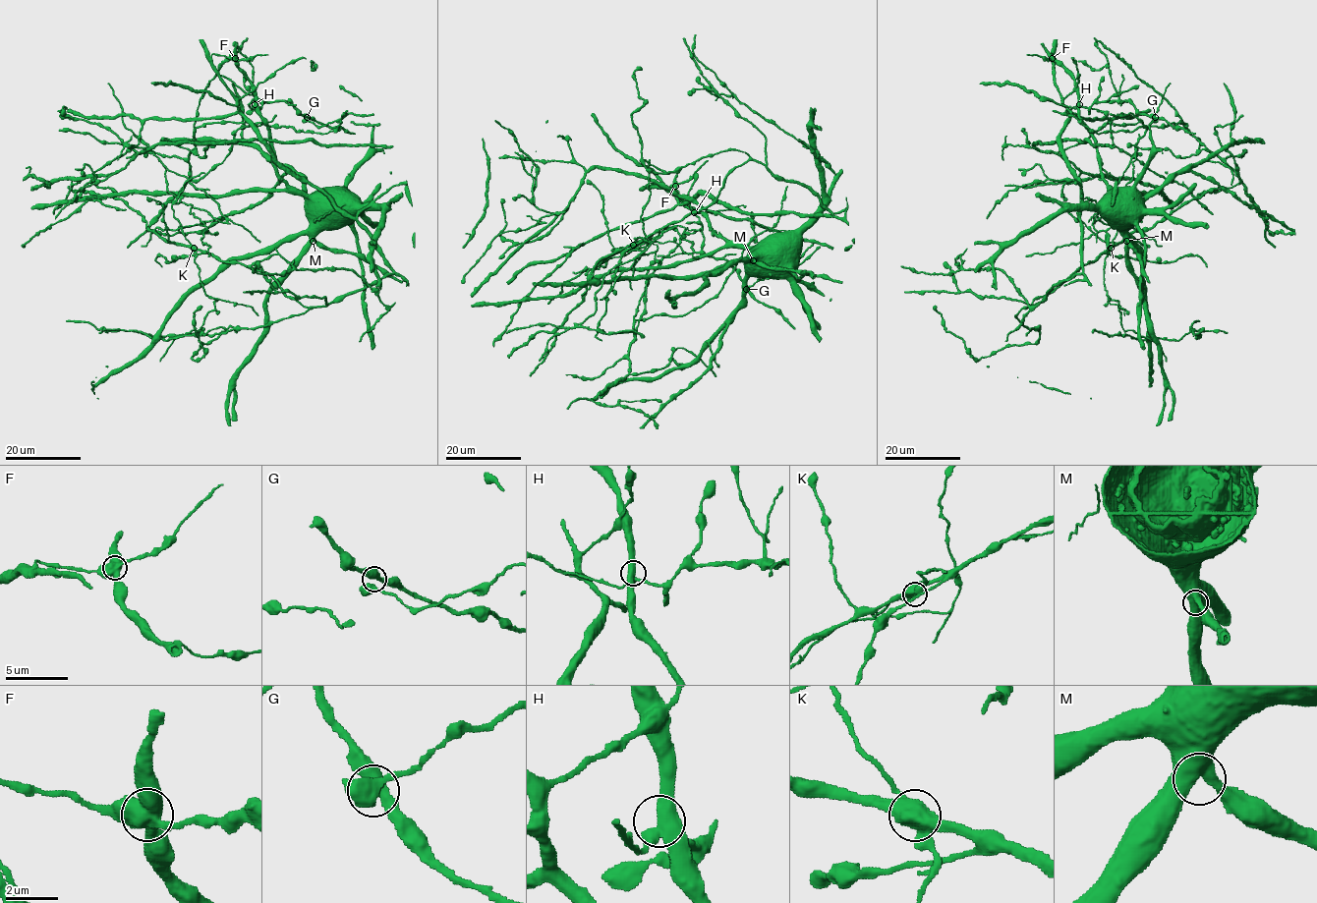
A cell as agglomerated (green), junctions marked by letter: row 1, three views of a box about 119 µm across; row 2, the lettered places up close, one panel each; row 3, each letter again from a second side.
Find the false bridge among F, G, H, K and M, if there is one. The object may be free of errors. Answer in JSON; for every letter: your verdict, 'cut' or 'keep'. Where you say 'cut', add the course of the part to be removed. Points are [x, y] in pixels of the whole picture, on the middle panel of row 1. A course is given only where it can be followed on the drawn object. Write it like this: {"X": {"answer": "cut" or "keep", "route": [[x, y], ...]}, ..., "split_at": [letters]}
{"F": {"answer": "keep"}, "G": {"answer": "keep"}, "H": {"answer": "keep"}, "K": {"answer": "cut", "route": [[633, 245], [611, 251], [635, 250], [665, 228], [624, 256], [608, 258], [564, 282], [547, 304]]}, "M": {"answer": "keep"}, "split_at": ["K"]}

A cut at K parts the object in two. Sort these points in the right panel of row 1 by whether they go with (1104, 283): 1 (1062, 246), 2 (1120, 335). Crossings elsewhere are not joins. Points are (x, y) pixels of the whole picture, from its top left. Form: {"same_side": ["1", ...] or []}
{"same_side": ["1", "2"]}

